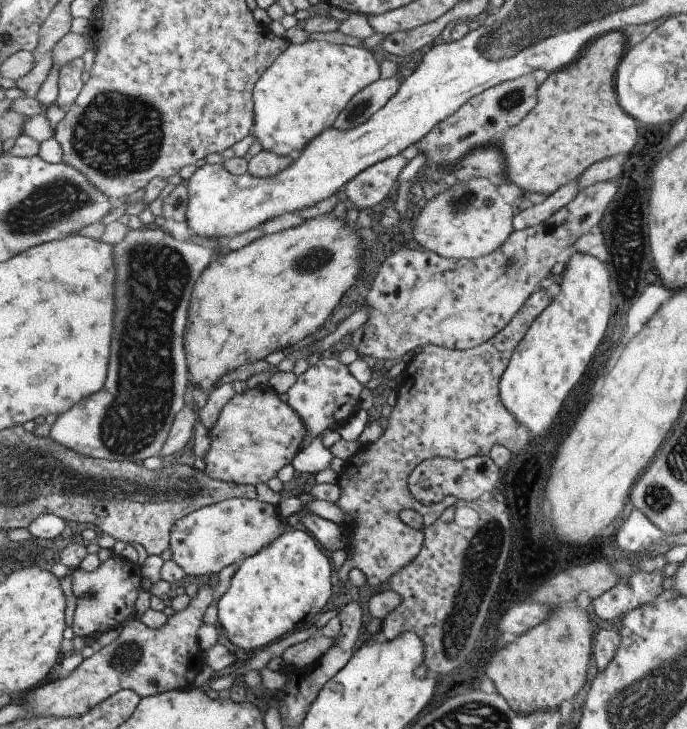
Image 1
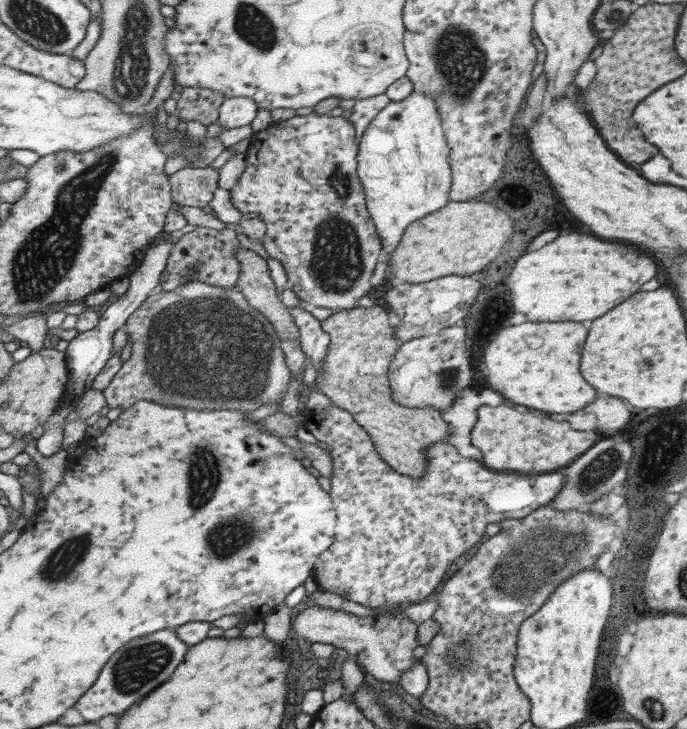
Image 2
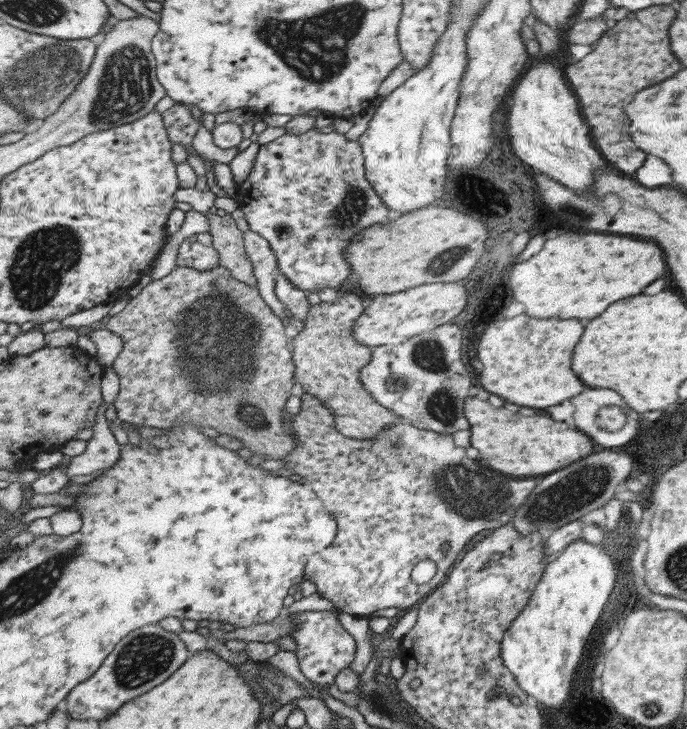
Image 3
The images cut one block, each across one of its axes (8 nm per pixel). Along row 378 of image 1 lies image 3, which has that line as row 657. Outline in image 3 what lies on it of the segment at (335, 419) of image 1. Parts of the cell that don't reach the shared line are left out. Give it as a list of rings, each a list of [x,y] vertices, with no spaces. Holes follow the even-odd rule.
[[[297,612],[295,616],[295,632],[293,640],[297,642],[297,658],[299,658],[299,668],[307,680],[317,684],[321,690],[335,686],[335,678],[339,676],[341,670],[349,668],[355,662],[355,652],[357,652],[357,642],[355,638],[347,632],[343,626],[339,614],[333,612]]]

